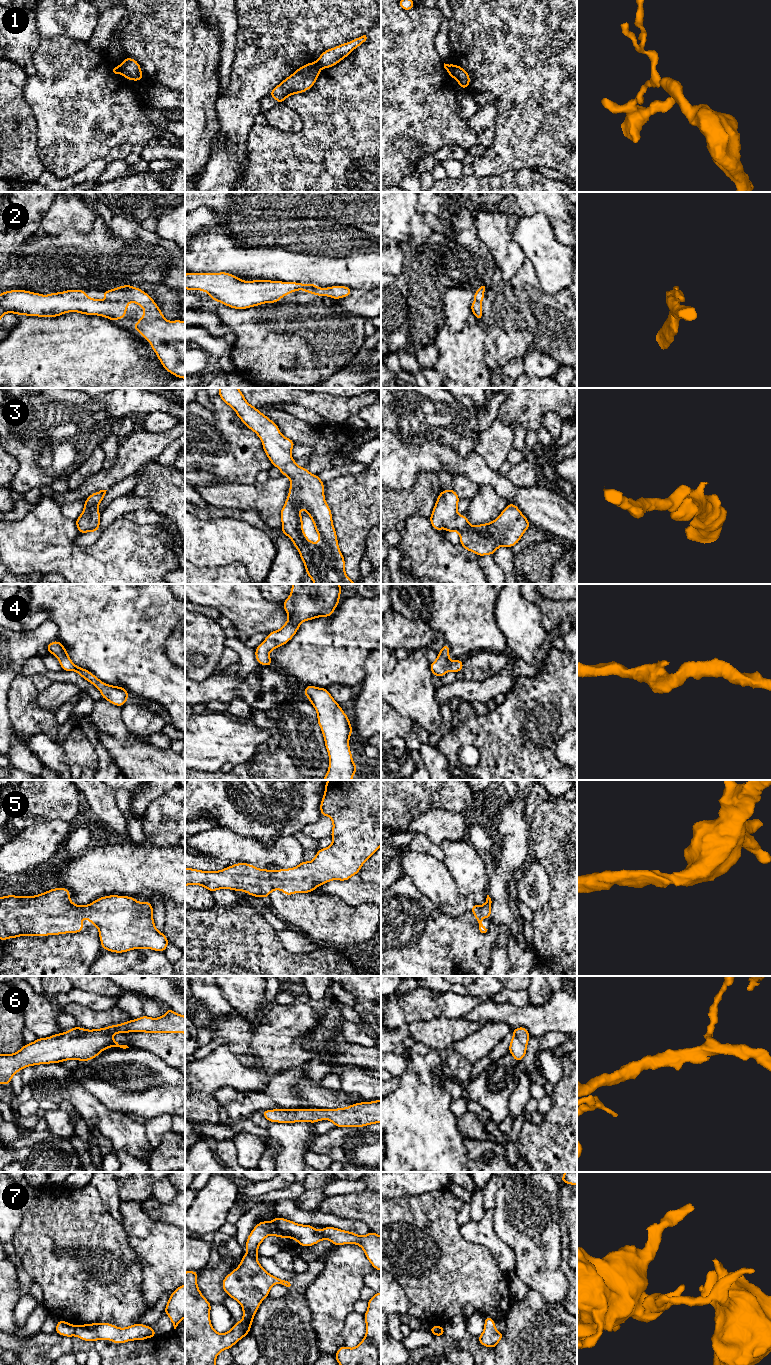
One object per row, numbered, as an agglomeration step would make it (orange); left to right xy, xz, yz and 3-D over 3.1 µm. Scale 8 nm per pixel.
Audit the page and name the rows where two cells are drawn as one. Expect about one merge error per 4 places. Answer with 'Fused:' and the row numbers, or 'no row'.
Fused: 1, 7

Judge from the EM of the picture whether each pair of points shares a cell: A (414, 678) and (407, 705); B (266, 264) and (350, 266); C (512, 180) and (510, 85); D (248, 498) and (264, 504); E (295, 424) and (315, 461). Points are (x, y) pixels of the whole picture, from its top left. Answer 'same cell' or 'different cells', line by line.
A: same cell
B: same cell
C: different cells
D: same cell
E: same cell

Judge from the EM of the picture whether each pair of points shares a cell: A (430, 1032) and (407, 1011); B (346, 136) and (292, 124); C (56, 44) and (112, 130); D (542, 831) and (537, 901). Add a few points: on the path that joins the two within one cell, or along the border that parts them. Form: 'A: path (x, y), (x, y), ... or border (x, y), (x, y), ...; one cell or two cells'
A: border (441, 1017), (414, 1021), (409, 1025); two cells
B: border (289, 106), (302, 120), (302, 128), (297, 133); two cells
C: path (63, 65), (72, 78), (73, 91), (91, 109); one cell
D: border (532, 858), (546, 871), (551, 886); two cells

